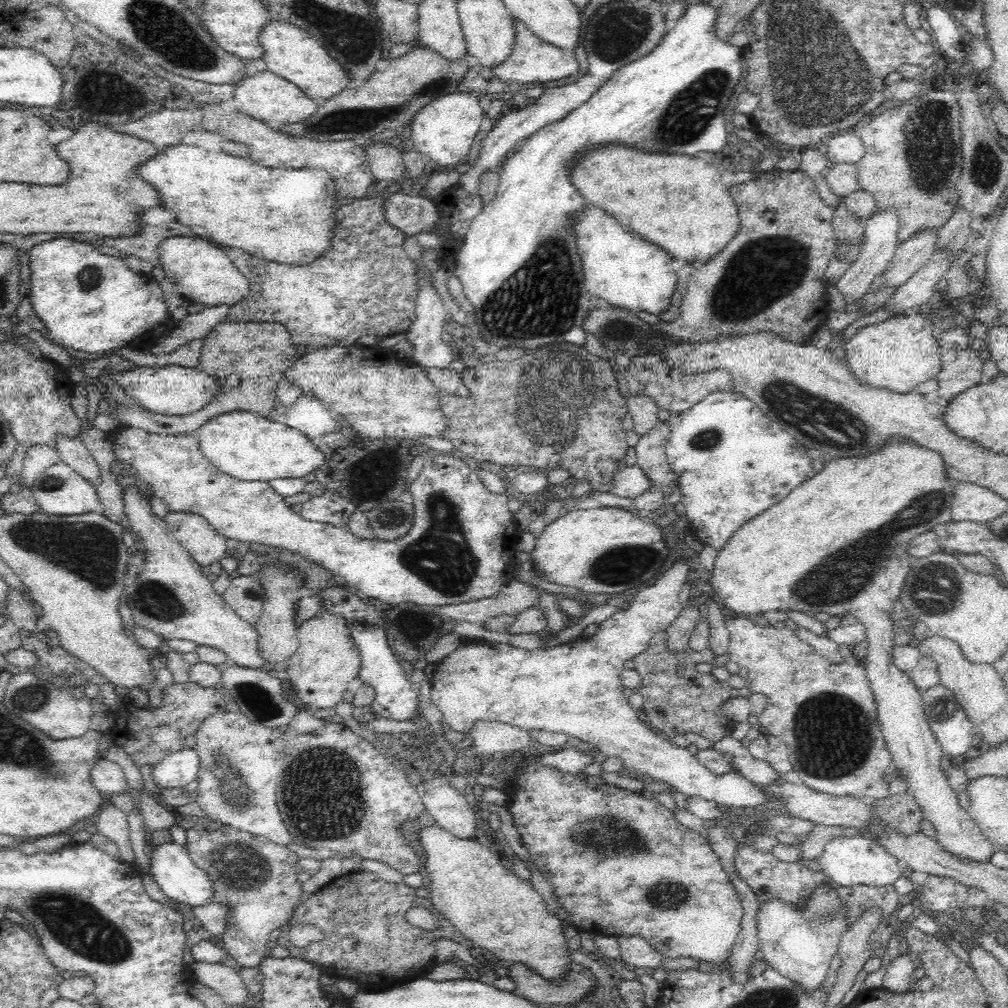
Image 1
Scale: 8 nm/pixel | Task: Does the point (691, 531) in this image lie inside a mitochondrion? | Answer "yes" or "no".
no

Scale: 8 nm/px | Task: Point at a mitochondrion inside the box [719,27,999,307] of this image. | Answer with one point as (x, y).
(932, 154)

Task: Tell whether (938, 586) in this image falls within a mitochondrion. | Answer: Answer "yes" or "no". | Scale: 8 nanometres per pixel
yes

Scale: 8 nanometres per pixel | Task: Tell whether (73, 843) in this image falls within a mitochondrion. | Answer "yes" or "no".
no

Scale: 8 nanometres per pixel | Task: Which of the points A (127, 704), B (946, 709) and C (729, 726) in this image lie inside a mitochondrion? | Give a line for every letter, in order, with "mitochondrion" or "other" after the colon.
A: other
B: mitochondrion
C: other

